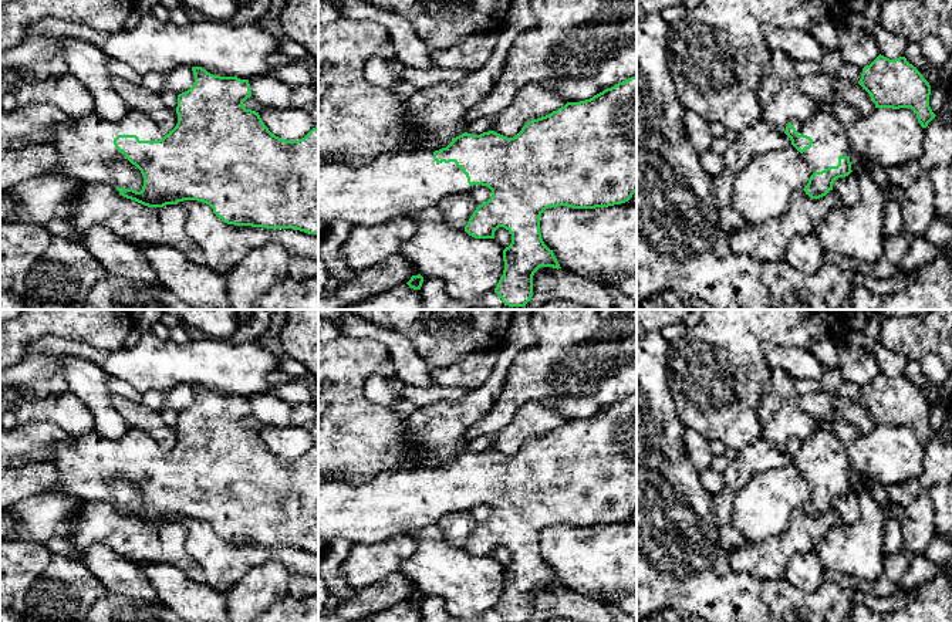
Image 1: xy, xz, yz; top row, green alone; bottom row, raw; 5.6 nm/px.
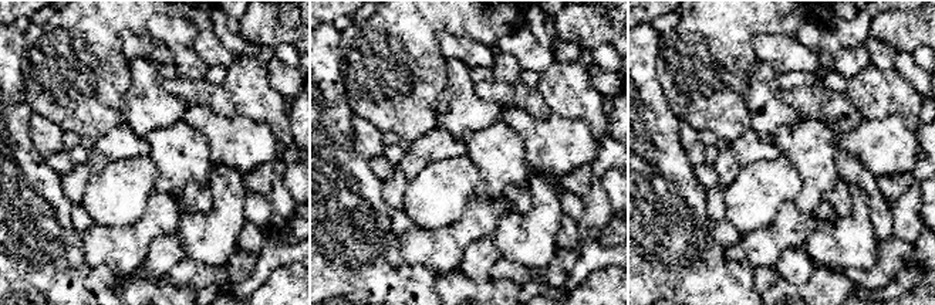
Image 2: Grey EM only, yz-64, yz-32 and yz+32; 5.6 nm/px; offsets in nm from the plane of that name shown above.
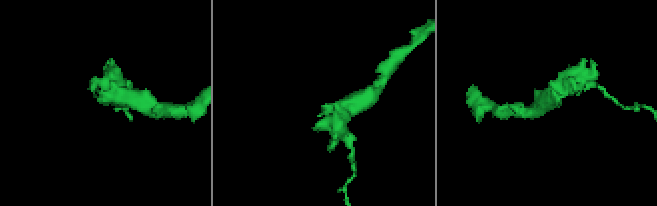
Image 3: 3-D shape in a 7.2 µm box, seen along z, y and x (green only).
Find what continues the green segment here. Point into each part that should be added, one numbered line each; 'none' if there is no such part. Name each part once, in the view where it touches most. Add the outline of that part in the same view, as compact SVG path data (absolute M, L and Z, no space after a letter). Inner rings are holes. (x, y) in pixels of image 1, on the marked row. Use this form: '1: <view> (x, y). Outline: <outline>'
1: xy (85, 149). Outline: M129 111L119 121L101 119L95 112L77 118L71 125L57 126L50 143L58 155L60 169L84 183L109 179L112 163L128 163L114 139L118 135L136 135L139 141L159 141L169 131L161 131L145 114Z

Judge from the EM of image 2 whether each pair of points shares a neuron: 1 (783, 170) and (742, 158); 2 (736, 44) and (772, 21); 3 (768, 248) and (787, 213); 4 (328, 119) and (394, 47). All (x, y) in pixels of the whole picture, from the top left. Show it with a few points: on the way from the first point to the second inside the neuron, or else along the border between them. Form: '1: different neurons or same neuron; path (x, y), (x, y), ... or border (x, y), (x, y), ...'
1: different neurons; border (780, 153), (772, 159), (749, 162), (729, 183)
2: same neuron; path (745, 36), (759, 21), (763, 21)
3: same neuron; path (773, 240), (787, 226), (787, 222)
4: different neurons; border (341, 74), (346, 100), (354, 114)

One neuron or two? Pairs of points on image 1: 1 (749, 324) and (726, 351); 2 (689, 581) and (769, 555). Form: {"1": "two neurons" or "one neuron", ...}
{"1": "one neuron", "2": "two neurons"}

